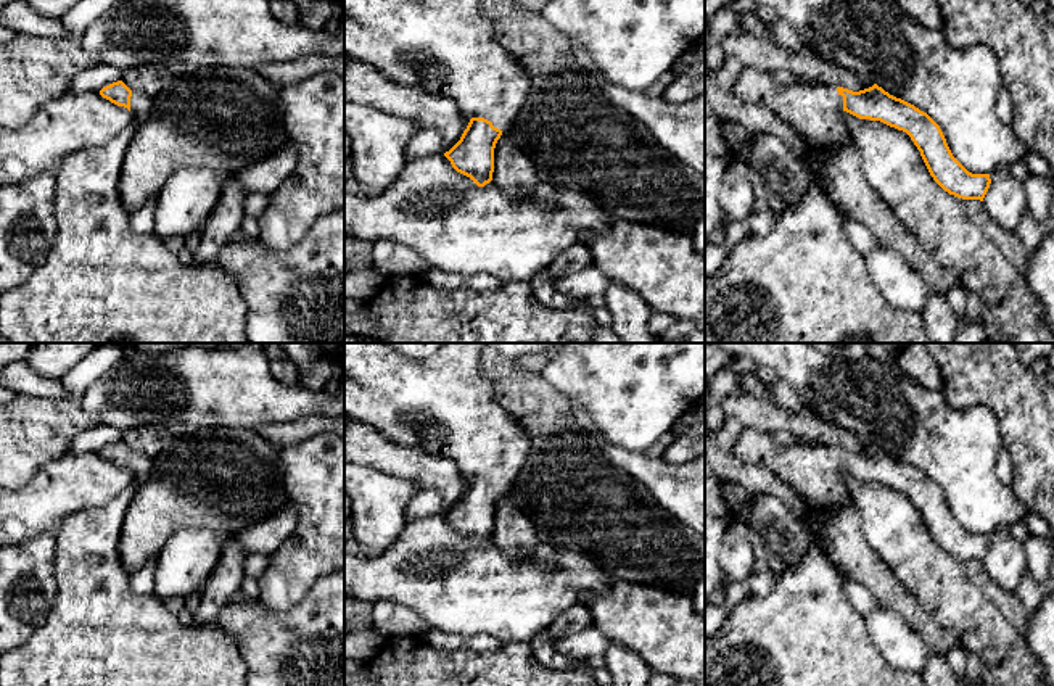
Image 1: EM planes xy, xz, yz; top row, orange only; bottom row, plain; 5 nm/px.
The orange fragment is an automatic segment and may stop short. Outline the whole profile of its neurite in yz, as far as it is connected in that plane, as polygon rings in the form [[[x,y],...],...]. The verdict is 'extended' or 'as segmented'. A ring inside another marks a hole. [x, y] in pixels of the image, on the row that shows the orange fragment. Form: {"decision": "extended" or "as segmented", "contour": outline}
{"decision": "extended", "contour": [[[745,66],[734,82],[734,93],[745,103],[764,105],[779,114],[811,150],[834,150],[850,138],[850,134],[842,121],[842,113],[846,111],[859,119],[880,121],[890,127],[906,132],[920,151],[933,180],[949,195],[962,200],[983,201],[990,188],[990,174],[969,172],[953,156],[940,126],[927,113],[890,95],[877,84],[859,92],[824,84],[777,84],[771,72]]]}

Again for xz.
{"decision": "extended", "contour": [[[344,0],[344,53],[373,66],[393,82],[452,98],[470,122],[444,156],[478,187],[492,180],[496,143],[512,129],[531,87],[531,76],[496,40],[481,0]]]}

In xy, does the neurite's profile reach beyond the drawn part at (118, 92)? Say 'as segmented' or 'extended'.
extended

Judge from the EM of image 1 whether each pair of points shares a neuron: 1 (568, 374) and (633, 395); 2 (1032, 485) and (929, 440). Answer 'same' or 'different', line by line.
1: same
2: different

